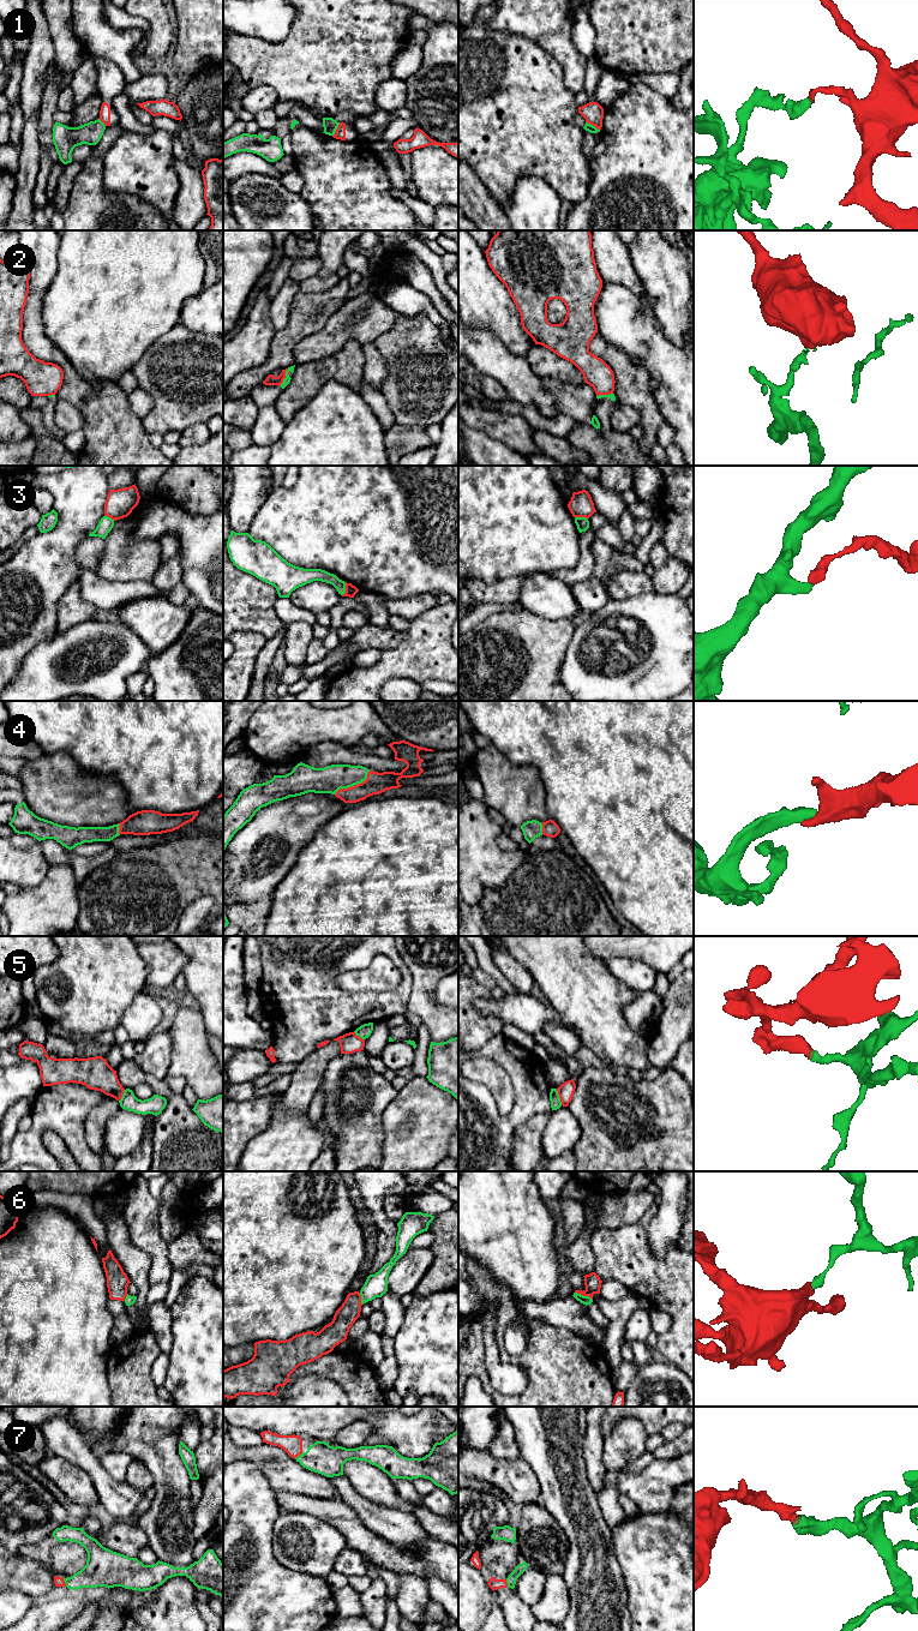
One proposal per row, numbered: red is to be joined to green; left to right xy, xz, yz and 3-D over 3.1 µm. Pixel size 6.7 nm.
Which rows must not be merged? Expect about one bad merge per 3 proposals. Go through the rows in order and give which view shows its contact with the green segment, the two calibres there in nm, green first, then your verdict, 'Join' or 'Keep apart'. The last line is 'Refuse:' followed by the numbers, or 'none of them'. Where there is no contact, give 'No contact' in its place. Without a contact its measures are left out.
1: Touches green in yz. Thickness 50 nm (green) against 140 nm. Keep apart
2: Touches green in xz. Thickness 50 nm (green) against 70 nm. Keep apart
3: Touches green in xz. Thickness 90 nm (green) against 80 nm. Keep apart
4: Touches green in xz. Thickness 180 nm (green) against 140 nm. Join
5: Touches green in yz. Thickness 70 nm (green) against 110 nm. Keep apart
6: Touches green in yz. Thickness 60 nm (green) against 110 nm. Keep apart
7: Touches green in xy. Thickness 200 nm (green) against 60 nm. Join
Refuse: 1, 2, 3, 5, 6

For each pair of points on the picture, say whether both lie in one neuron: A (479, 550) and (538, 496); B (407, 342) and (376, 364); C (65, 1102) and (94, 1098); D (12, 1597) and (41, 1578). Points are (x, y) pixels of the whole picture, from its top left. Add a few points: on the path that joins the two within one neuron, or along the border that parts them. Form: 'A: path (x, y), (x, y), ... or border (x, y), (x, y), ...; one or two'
A: path (493, 535), (509, 520), (514, 520), (523, 510); one
B: border (372, 343), (384, 361), (384, 381), (380, 387); two
C: path (72, 1102), (86, 1098); one
D: border (12, 1588), (19, 1589), (31, 1597); two

